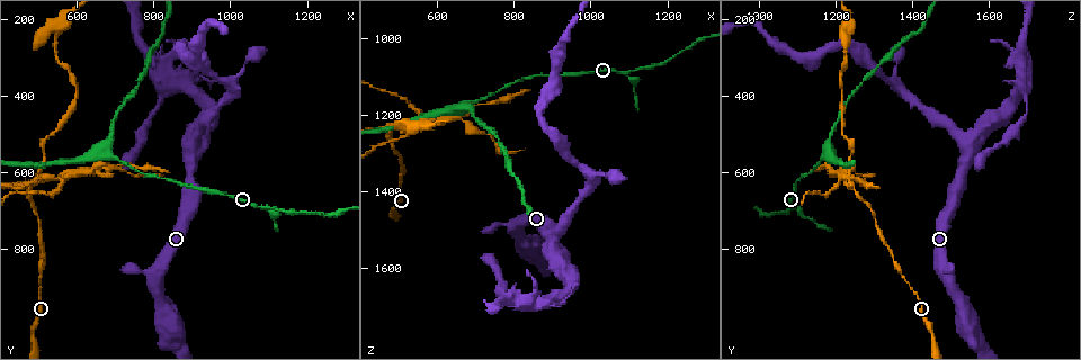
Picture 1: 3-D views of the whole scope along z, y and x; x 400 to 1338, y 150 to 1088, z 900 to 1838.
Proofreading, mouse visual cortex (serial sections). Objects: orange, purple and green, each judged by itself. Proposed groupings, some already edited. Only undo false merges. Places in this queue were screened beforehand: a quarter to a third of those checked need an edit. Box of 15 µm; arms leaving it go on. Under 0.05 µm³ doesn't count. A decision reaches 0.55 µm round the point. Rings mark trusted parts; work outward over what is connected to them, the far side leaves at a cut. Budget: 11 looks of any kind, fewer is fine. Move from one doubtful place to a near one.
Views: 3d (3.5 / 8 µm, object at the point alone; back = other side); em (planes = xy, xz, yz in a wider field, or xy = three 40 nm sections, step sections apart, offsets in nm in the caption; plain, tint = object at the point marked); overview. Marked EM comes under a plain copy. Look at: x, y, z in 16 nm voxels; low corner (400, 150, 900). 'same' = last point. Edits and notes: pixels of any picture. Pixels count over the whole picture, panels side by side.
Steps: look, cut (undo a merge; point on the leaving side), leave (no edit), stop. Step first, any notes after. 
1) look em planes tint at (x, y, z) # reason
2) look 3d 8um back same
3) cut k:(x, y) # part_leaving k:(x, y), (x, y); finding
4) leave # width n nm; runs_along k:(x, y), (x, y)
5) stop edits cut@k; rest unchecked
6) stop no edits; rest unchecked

look 3d 3.5um at (1090, 695, 1095) # arms part here

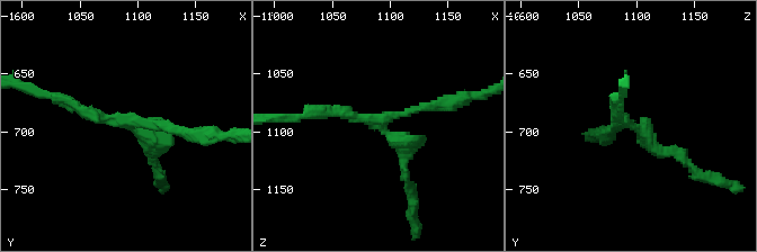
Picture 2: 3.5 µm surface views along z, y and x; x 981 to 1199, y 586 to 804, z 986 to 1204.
look em xy step 5 tint at (1092, 692, 1090)

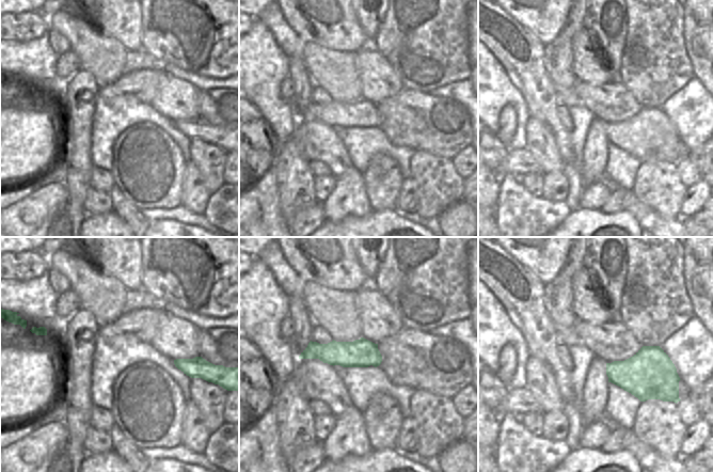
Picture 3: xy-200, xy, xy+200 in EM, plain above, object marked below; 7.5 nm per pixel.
look em planes tint same # another direction

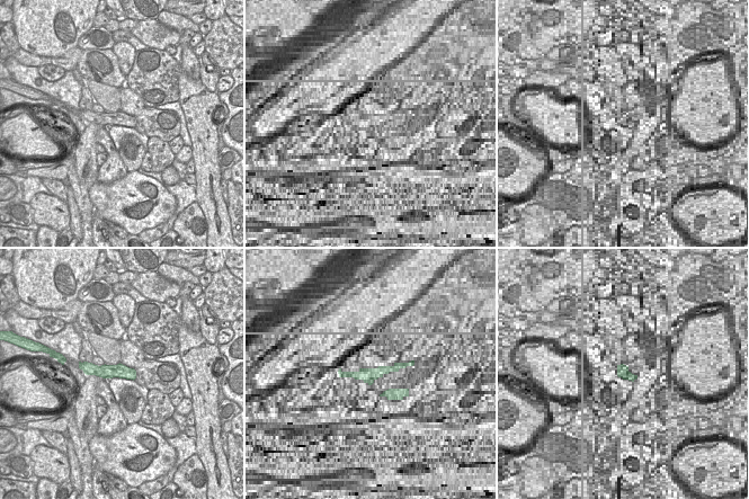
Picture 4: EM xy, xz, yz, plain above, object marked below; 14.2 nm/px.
leave # width 200 nm; runs_along 2:(59, 97), (104, 118), (196, 135); all the same cell

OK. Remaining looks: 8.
look 3d 8um at (900, 365, 1690) # three-way junction

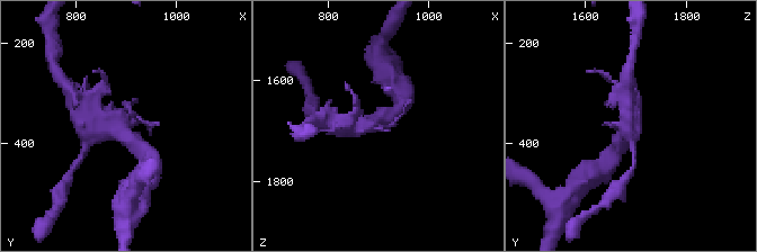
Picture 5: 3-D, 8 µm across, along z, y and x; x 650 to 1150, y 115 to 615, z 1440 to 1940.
look 3d 3.5um back at (900, 365, 1690) # zoom in

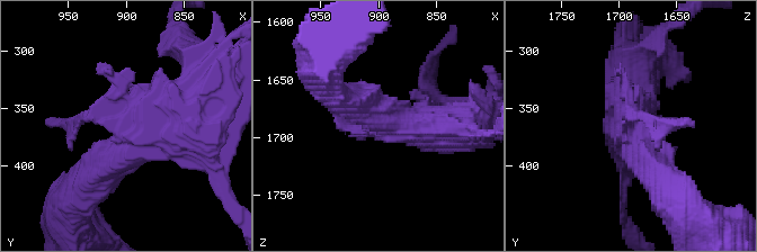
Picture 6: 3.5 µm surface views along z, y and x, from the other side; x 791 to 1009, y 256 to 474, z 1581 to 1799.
look em xy step 3 tint at (900, 364, 1692) # need the tissue

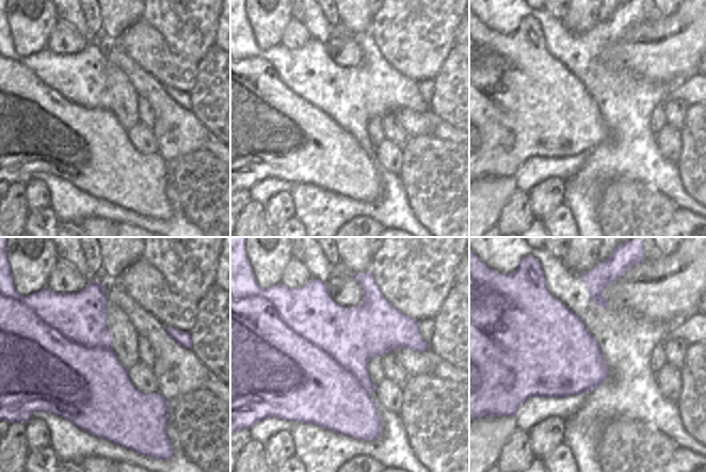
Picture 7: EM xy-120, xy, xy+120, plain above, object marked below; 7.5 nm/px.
cut 6:(179, 46) # width 750 nm; border 7:(524, 311), (547, 351), (606, 377); a second cell is stuck on

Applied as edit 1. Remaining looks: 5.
look 3d 3.5um at (490, 620, 1225) # sharp bend

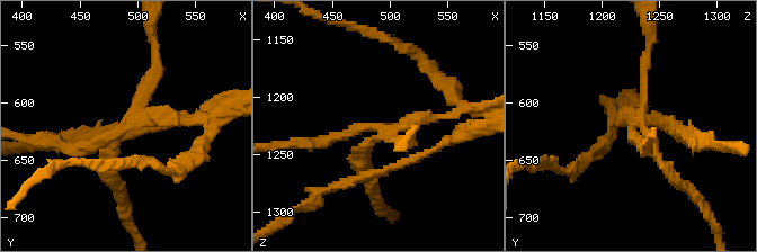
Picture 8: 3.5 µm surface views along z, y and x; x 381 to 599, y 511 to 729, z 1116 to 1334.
look em xy step 2 tint at (496, 618, 1232) # arms 4; arm_widths 100, 150, 150, 150 nm; shape alone is not enough

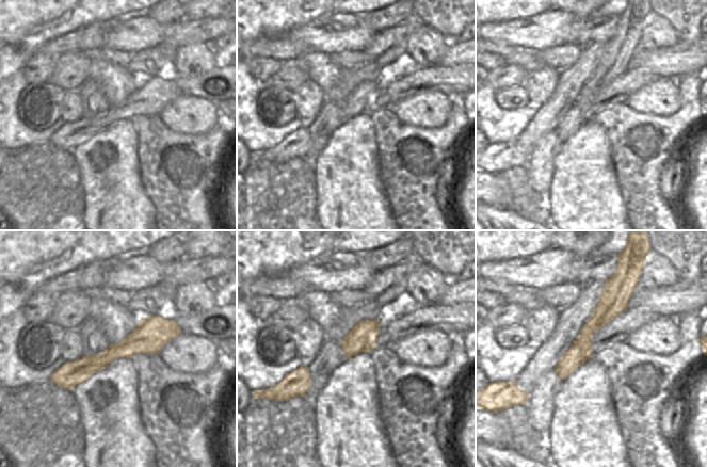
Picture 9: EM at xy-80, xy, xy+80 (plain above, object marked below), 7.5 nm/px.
cut 8:(172, 123) # width 220 nm; part_leaving 8:(137, 122), (234, 111); a second cell is stuck on

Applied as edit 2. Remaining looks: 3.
look overview # redraw

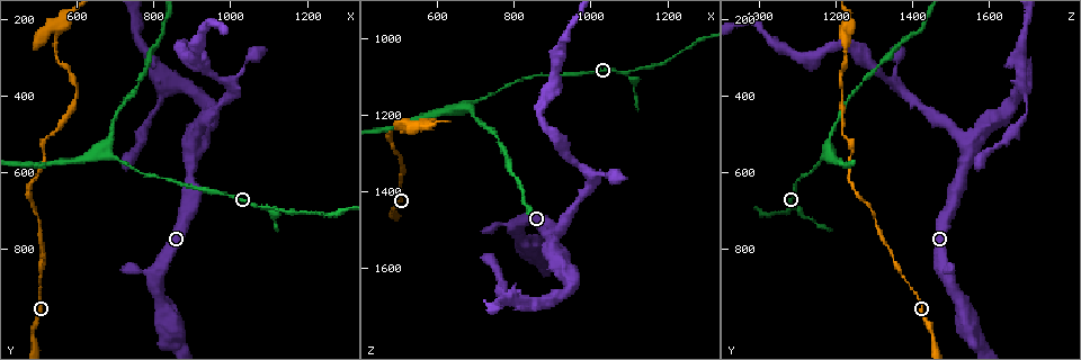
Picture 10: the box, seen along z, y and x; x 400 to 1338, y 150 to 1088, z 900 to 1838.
look 3d 3.5um at (545, 225, 1230) # three arms meet

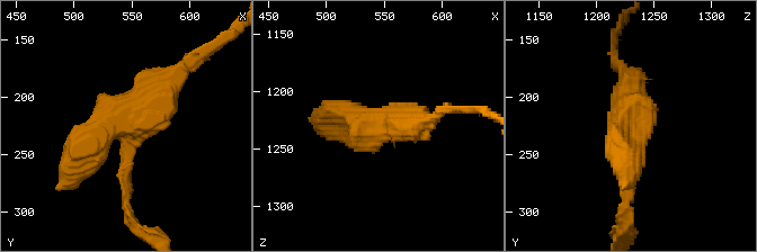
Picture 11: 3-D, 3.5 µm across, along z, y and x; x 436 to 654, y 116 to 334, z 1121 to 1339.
look em planes tint at (544, 232, 1232) # need the tissue

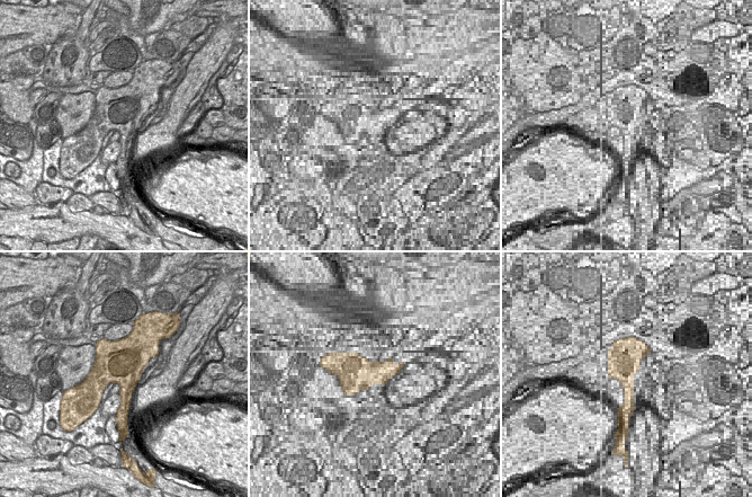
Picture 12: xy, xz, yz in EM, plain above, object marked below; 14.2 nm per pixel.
leave # runs_along 11:(126, 207), (116, 124), (74, 165); all the same cell

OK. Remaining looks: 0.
stop edits cut@6, cut@8; rest unchecked

